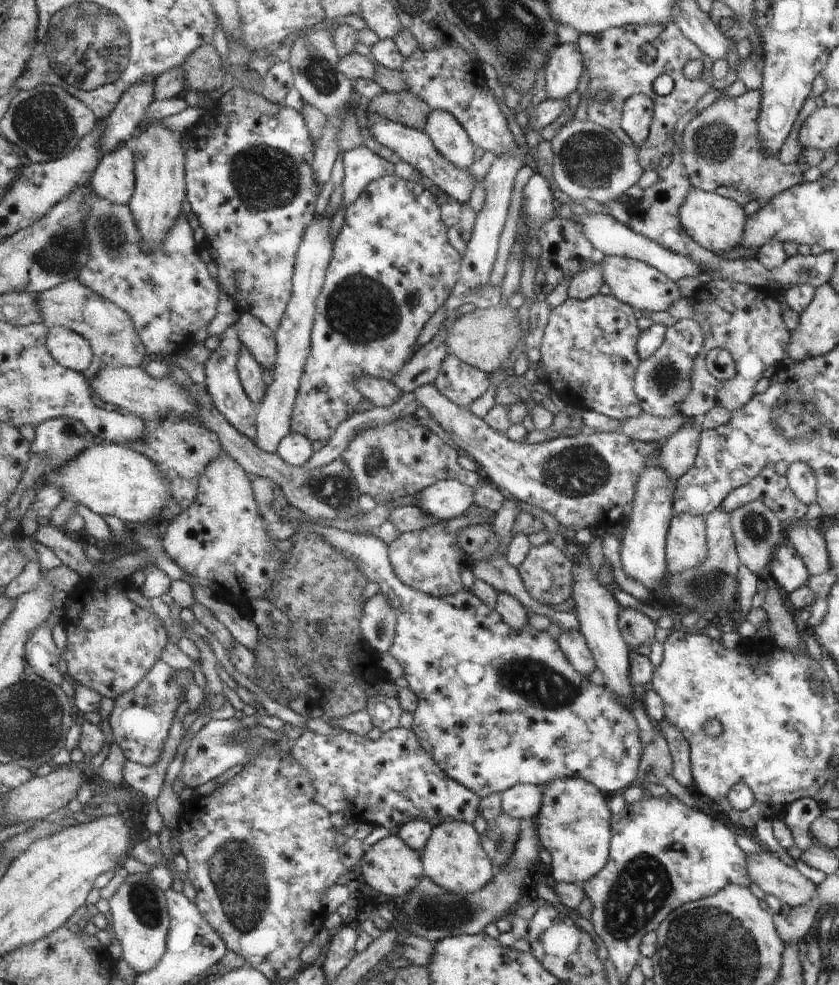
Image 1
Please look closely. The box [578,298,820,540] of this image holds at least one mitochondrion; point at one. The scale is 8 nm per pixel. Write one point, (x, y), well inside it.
(665, 375)

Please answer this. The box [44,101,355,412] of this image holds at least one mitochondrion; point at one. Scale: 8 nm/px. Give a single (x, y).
(265, 179)

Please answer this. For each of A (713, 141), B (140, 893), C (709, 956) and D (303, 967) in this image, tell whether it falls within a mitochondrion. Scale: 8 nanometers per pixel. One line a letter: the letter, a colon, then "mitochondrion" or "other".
A: mitochondrion
B: mitochondrion
C: mitochondrion
D: other

